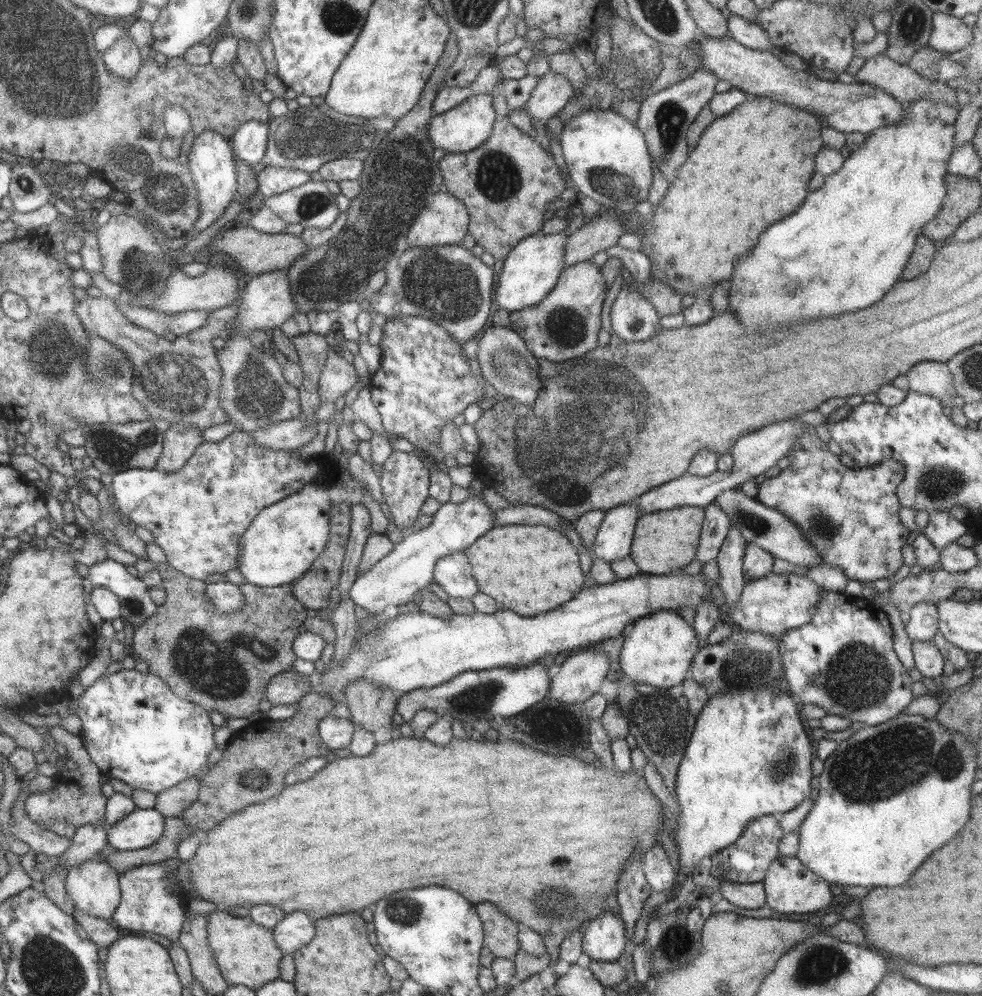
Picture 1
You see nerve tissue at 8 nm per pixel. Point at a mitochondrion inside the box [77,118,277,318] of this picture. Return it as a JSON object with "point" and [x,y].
{"point":[136,164]}

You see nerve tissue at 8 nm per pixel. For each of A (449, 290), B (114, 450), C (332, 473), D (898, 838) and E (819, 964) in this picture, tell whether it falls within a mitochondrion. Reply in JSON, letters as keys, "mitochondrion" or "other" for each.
{"A":"mitochondrion","B":"mitochondrion","C":"other","D":"other","E":"mitochondrion"}

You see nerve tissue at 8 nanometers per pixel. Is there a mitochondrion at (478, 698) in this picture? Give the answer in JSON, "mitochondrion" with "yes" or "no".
{"mitochondrion":"yes"}

